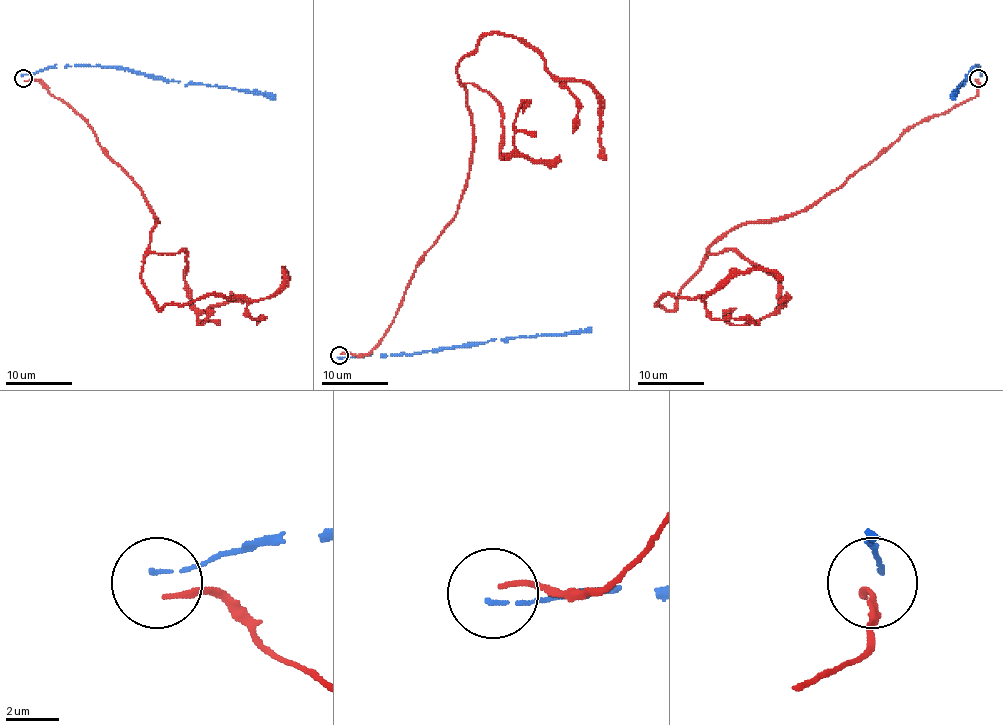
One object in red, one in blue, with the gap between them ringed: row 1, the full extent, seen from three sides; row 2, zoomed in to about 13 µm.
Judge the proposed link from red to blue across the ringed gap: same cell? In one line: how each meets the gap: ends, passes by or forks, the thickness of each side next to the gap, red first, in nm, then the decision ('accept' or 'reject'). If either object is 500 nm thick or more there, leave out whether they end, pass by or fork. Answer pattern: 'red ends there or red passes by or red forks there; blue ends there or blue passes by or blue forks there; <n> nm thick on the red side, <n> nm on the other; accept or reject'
red ends there; blue ends there; 200 nm thick on the red side, 140 nm on the other; reject

